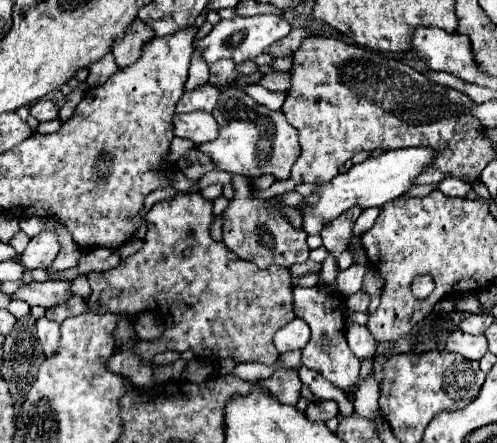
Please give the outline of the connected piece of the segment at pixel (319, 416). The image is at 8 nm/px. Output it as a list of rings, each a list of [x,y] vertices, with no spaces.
[[[317,400],[317,402],[311,402],[305,408],[303,414],[311,422],[319,422],[319,420],[327,422],[329,418],[337,418],[339,416],[339,406],[335,402],[331,402],[331,400]]]

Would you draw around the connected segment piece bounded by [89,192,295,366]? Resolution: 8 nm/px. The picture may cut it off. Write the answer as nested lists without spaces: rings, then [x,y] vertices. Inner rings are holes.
[[[199,192],[175,194],[169,200],[157,202],[145,216],[149,226],[143,248],[119,262],[117,268],[107,272],[89,272],[91,296],[89,306],[97,312],[115,312],[135,316],[141,310],[157,314],[165,324],[163,338],[155,342],[137,344],[141,358],[153,360],[155,354],[167,350],[185,352],[193,350],[201,358],[223,360],[235,358],[237,362],[261,362],[275,364],[279,358],[277,348],[273,346],[273,334],[295,318],[293,314],[293,288],[291,274],[287,268],[267,268],[259,270],[255,264],[249,264],[233,252],[229,252],[221,242],[215,242],[209,236],[209,226],[213,222],[213,204],[205,200]]]

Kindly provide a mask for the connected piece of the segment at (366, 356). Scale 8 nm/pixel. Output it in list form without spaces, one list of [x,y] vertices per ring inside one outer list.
[[[349,326],[347,332],[347,342],[349,348],[353,350],[353,354],[359,360],[375,360],[377,358],[377,340],[373,338],[373,334],[367,330],[367,326]]]

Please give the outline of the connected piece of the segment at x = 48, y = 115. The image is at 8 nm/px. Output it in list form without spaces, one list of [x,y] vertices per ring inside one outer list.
[[[39,100],[37,104],[31,106],[31,114],[37,120],[55,120],[59,116],[59,108],[51,100]]]

